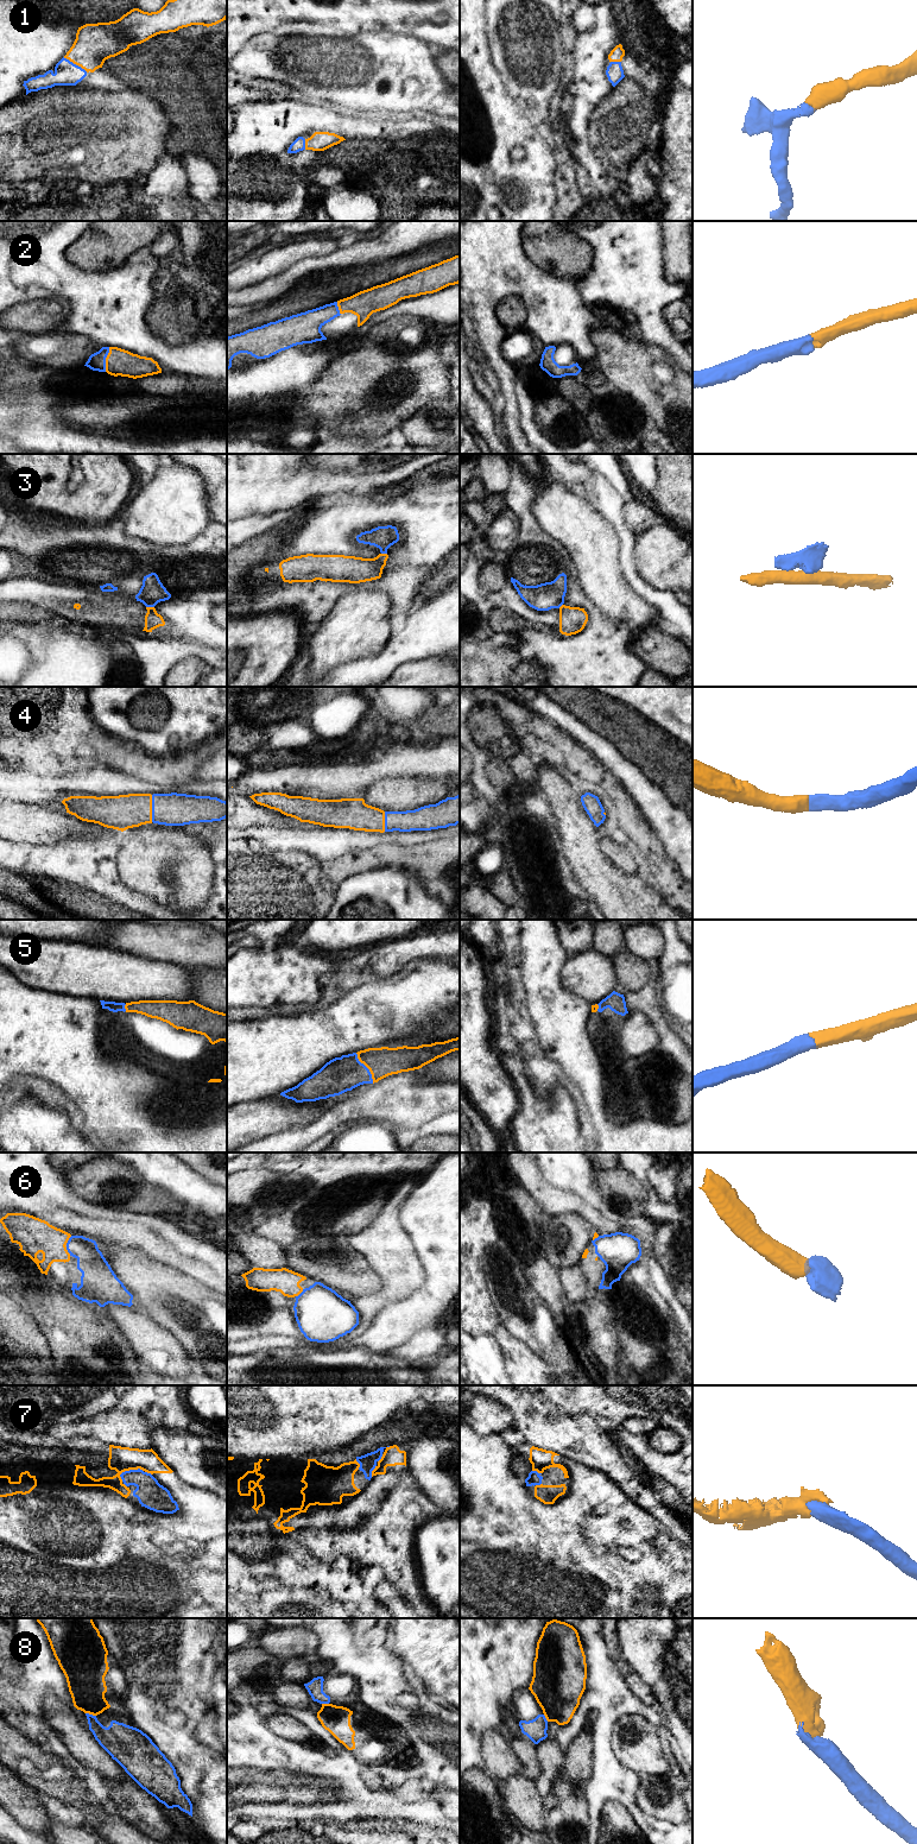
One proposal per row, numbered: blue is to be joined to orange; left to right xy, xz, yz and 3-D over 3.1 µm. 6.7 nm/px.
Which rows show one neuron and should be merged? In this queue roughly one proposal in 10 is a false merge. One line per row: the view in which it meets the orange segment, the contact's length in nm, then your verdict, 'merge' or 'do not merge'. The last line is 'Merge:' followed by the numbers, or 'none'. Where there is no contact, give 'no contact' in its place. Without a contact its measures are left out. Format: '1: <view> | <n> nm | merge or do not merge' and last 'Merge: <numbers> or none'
1: xy | 190 nm | merge
2: xy | 170 nm | merge
3: xy | 60 nm | do not merge
4: xy | 180 nm | merge
5: xz | 240 nm | merge
6: xy | 80 nm | merge
7: xy | 170 nm | merge
8: xy | 80 nm | do not merge
Merge: 1, 2, 4, 5, 6, 7

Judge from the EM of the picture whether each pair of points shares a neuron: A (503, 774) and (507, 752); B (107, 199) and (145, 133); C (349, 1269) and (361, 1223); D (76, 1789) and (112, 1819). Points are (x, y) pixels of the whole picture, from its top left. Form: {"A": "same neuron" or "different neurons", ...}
{"A": "different neurons", "B": "different neurons", "C": "different neurons", "D": "different neurons"}

